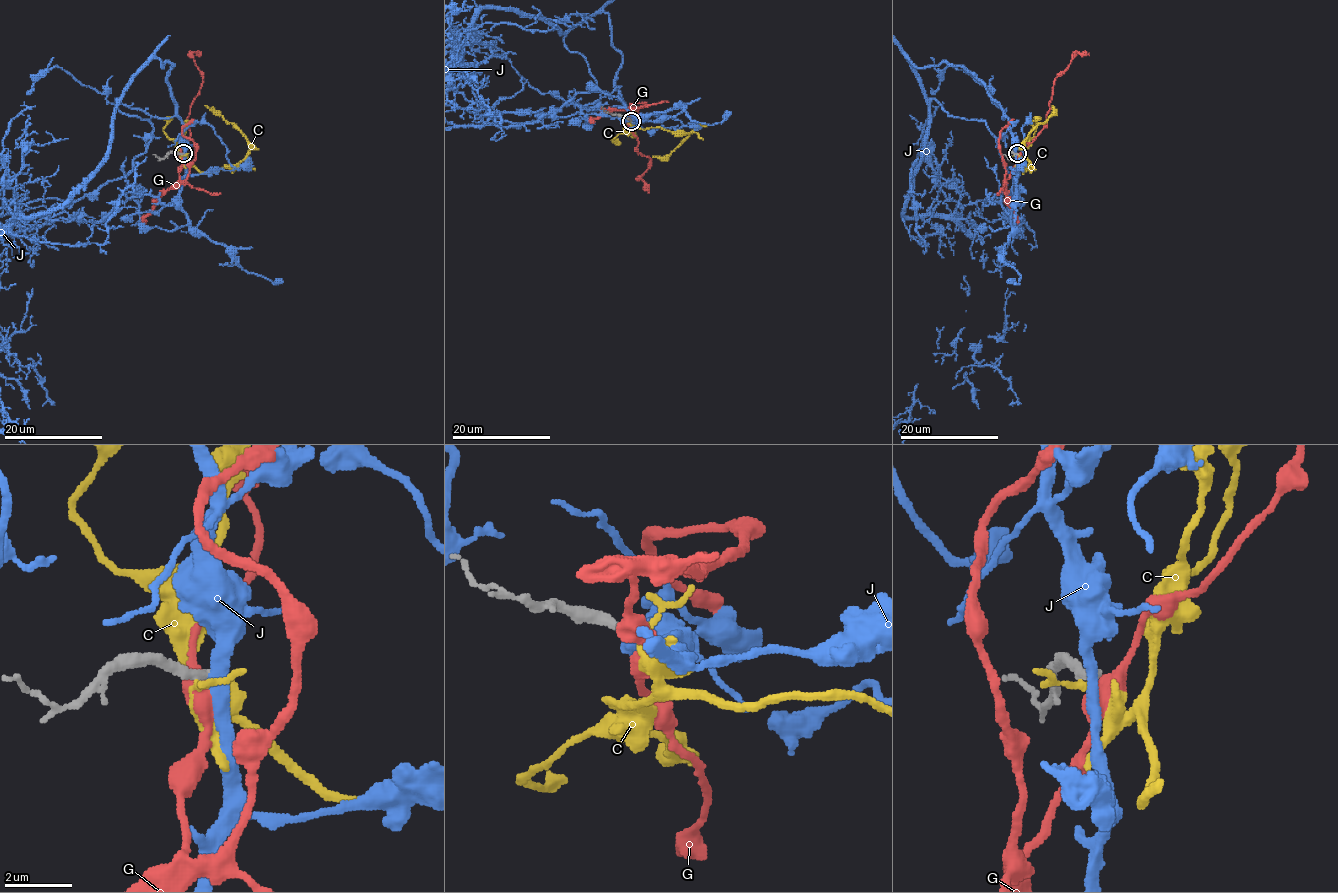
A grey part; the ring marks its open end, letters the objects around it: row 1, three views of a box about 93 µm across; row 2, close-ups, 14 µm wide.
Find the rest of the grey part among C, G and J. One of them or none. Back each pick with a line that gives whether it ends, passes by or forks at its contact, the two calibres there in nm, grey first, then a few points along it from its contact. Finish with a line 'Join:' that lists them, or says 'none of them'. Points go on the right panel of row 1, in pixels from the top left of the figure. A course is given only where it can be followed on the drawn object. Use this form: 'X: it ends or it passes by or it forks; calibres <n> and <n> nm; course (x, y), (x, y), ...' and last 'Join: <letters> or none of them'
Join: none of them

